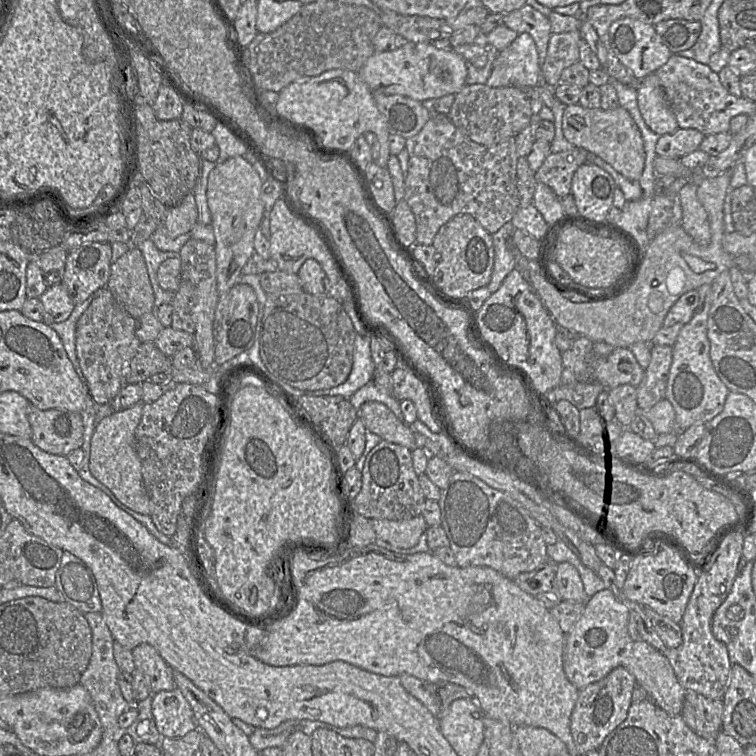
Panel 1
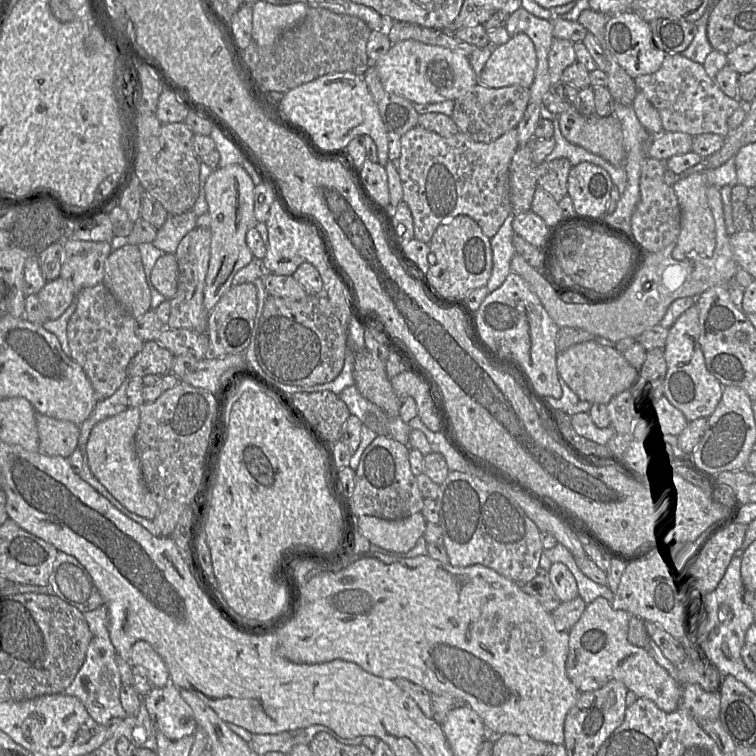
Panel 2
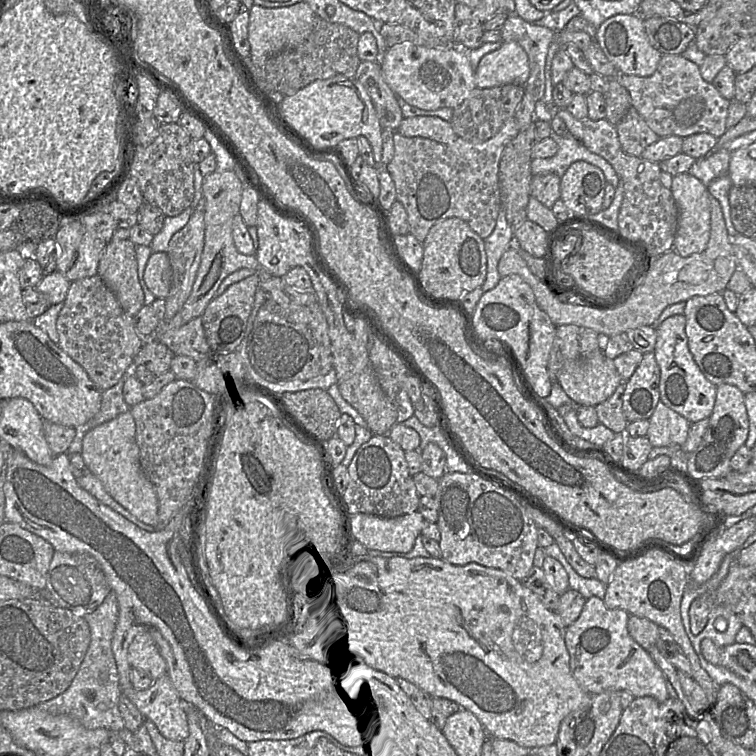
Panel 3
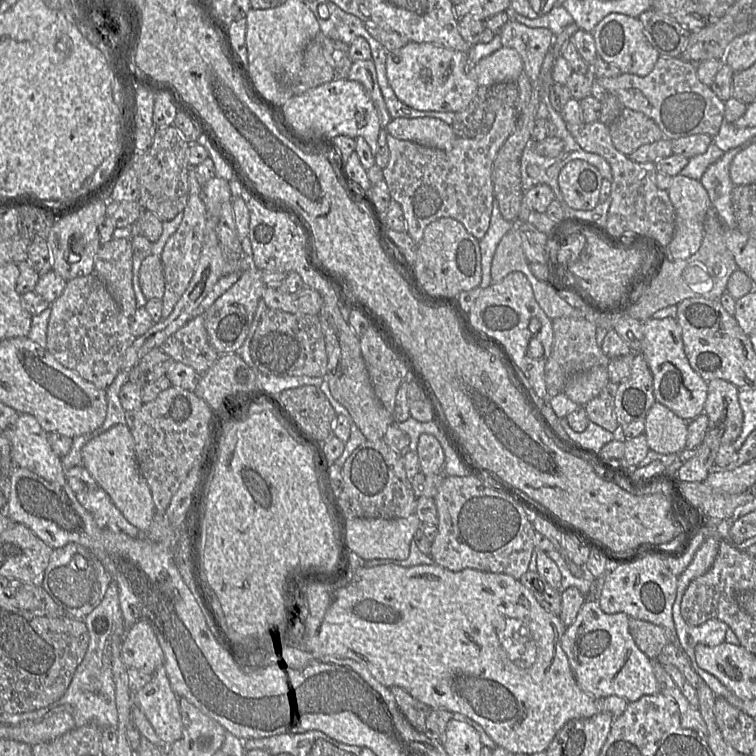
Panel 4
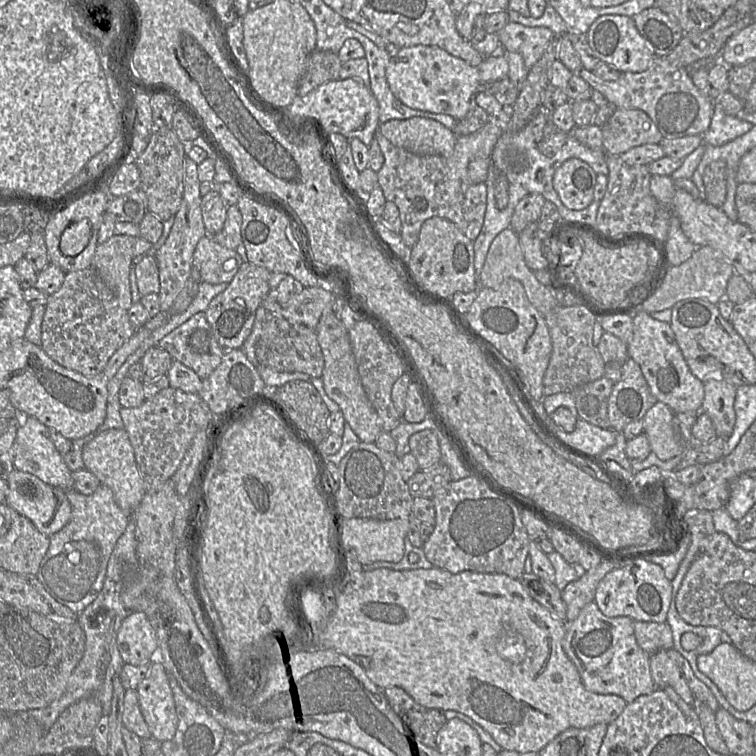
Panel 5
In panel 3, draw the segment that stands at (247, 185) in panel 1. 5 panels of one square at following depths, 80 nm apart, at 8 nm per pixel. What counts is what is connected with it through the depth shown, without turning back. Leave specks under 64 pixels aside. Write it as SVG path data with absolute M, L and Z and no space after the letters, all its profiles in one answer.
M214 171L204 176L203 184L204 196L204 222L205 235L204 247L201 255L200 266L194 281L192 291L187 301L179 312L170 321L160 321L152 338L157 338L167 331L180 328L194 318L202 317L205 309L212 299L217 295L217 290L221 282L231 273L242 268L253 269L262 279L272 277L263 271L255 255L244 255L237 251L232 237L232 225L235 216L239 214L240 203L244 184L234 171L217 172Z

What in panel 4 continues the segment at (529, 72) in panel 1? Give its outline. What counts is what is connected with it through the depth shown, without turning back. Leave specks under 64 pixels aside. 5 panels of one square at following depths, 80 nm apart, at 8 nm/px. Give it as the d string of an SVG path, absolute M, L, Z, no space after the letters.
M503 46L475 64L475 79L479 86L516 81L523 72L524 63L520 54Z

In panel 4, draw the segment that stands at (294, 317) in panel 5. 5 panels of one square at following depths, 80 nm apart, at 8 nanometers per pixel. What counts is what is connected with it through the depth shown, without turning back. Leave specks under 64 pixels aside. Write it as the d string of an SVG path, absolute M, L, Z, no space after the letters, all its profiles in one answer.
M266 286L261 298L268 308L291 314L318 315L322 306L319 293L309 287L295 293L285 293L277 287Z

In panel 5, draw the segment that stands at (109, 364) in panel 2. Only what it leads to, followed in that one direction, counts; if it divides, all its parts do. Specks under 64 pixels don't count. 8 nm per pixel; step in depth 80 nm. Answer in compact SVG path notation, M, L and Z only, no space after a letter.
M90 267L66 273L59 290L48 296L41 325L41 348L60 366L92 378L104 370L110 357L132 337L135 330L129 321L127 310L120 306L112 290Z

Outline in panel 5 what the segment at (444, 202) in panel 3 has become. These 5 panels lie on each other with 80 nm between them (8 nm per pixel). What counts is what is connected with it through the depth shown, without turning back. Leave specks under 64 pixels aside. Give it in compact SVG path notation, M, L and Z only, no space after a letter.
M479 93L477 104L488 114L487 123L478 131L459 136L449 157L417 155L392 145L379 131L374 138L384 156L381 169L377 172L377 182L386 201L393 202L401 221L400 236L408 248L417 240L423 222L431 217L449 220L470 240L474 241L483 225L487 187L485 182L470 183L467 167L475 158L489 159L498 139L508 131L512 118L512 106L504 106L492 95Z

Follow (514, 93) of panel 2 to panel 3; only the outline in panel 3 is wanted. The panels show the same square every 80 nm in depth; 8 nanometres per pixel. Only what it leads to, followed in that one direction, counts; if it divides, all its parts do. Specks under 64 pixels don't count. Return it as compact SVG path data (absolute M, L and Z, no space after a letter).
M519 84L492 88L476 87L458 107L453 109L453 116L449 122L458 137L473 143L484 142L493 137L509 118L515 117L524 94L525 85Z

